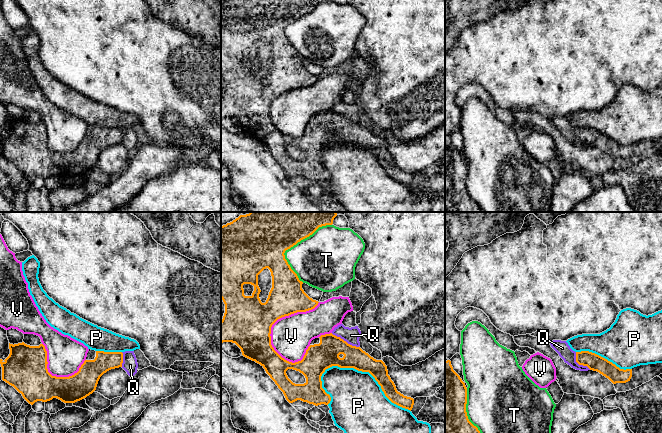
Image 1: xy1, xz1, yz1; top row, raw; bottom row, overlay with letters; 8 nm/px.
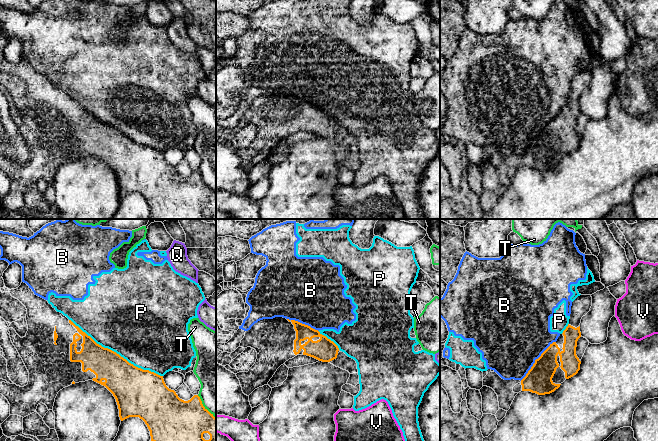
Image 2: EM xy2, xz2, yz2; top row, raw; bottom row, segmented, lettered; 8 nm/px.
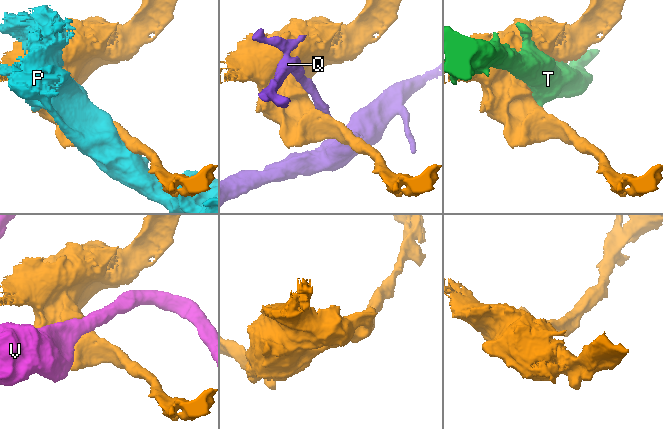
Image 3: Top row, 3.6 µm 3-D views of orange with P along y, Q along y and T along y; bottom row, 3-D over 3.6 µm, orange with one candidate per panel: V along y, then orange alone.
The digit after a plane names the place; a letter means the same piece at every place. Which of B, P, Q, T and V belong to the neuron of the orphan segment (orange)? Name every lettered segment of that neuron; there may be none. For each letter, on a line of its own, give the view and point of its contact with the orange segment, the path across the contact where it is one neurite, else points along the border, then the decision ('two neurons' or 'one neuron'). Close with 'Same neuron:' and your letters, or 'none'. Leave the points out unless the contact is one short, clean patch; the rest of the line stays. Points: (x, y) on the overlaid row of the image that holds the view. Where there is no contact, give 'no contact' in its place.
B: contact yz2 (535, 360); two neurons
P: contact xz1 (368, 371); two neurons
Q: contact xz1 (345, 341); two neurons
T: contact xz1 (293, 245); two neurons
V: contact xz1 (278, 318); two neurons
Same neuron: none

